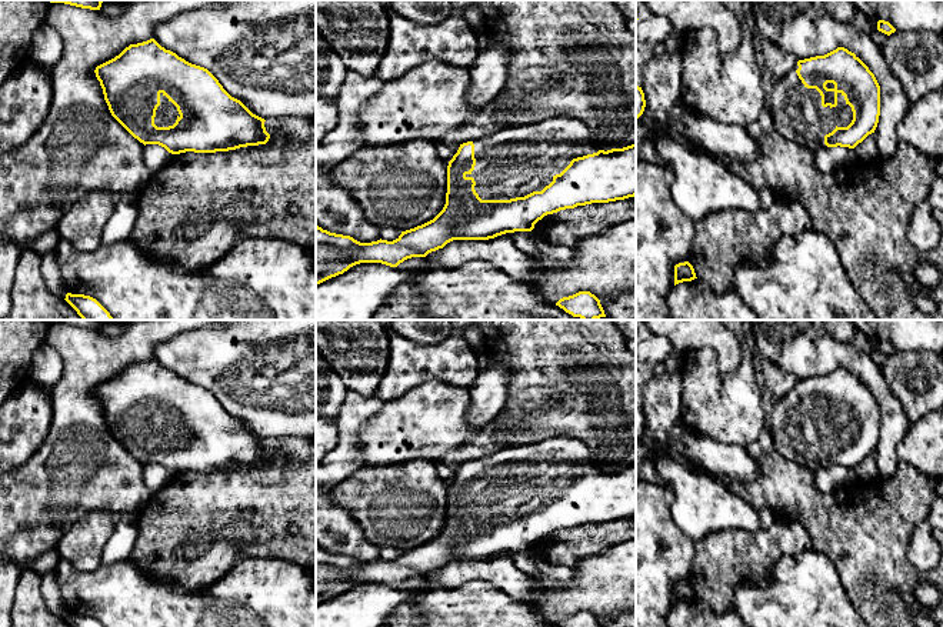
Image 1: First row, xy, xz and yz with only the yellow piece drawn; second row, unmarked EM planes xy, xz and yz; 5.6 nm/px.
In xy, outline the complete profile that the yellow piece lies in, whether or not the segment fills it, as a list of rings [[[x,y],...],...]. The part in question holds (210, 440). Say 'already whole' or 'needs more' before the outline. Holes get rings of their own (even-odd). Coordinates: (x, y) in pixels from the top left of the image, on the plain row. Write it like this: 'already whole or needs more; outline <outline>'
needs more; outline [[[154,358],[130,364],[94,390],[111,436],[140,463],[159,464],[171,474],[216,473],[266,464],[264,438],[231,417],[204,387],[161,367]]]

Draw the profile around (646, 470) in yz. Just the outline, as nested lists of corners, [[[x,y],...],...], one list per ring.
[[[636,438],[636,480],[670,486],[657,473],[657,456],[659,453],[652,451],[639,438]]]

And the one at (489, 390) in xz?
[[[482,356],[479,373],[469,387],[469,424],[476,428],[493,427],[507,398],[509,363],[499,356]]]

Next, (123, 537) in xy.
[[[121,513],[116,516],[114,530],[101,553],[101,564],[113,566],[117,561],[129,558],[137,541],[137,534],[137,514]]]

